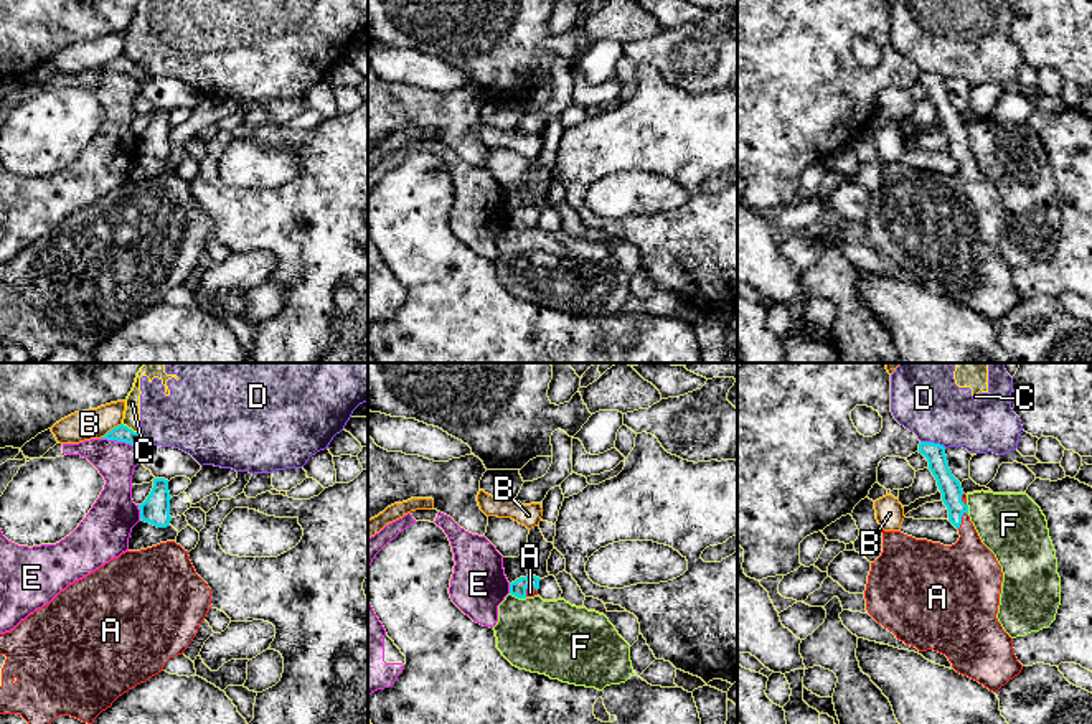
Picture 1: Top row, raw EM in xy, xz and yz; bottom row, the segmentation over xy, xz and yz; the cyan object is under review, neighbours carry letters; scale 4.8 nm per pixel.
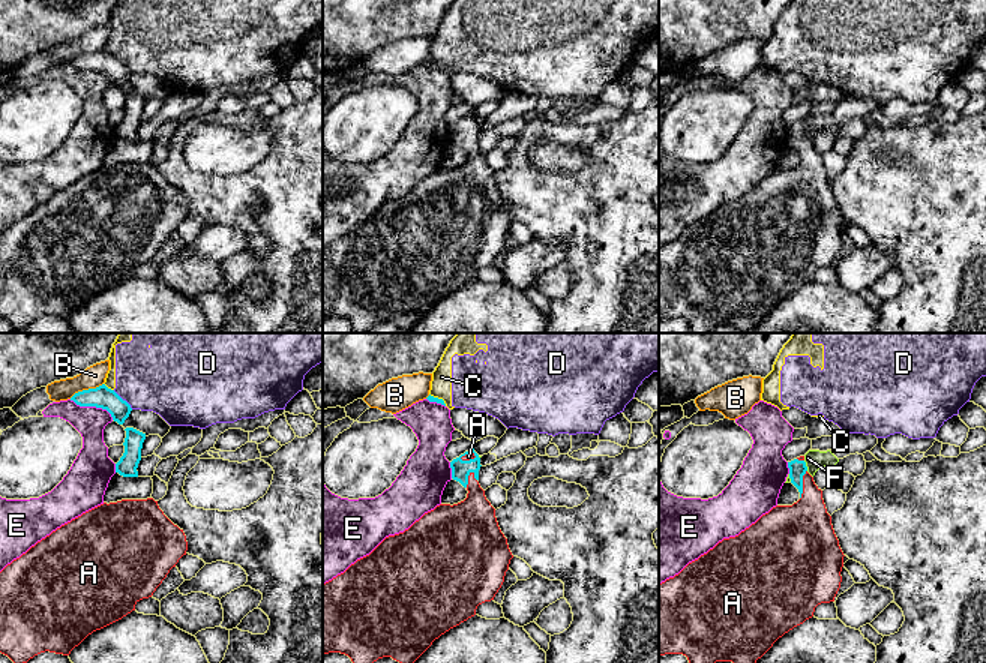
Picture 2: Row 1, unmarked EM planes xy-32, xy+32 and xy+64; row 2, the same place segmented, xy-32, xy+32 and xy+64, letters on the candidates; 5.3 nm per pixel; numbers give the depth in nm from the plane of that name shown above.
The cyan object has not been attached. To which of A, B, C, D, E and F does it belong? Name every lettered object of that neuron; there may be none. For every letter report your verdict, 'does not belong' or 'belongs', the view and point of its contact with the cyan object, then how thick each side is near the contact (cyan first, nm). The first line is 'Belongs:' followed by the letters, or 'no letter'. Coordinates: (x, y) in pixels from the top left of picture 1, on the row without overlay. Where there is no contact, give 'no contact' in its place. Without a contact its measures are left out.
Belongs: A
A: belongs; contact yz (960, 150); calibres 110 and 300 nm
B: does not belong; contact xy (109, 61); calibres 80 and 140 nm
C: does not belong; contact xy (131, 60); calibres 80 and 80 nm
D: does not belong; contact yz (934, 75); calibres 110 and 320 nm
E: does not belong; contact xy (121, 71); calibres 80 and 190 nm
F: does not belong; contact xz (518, 228); calibres 80 and 360 nm

